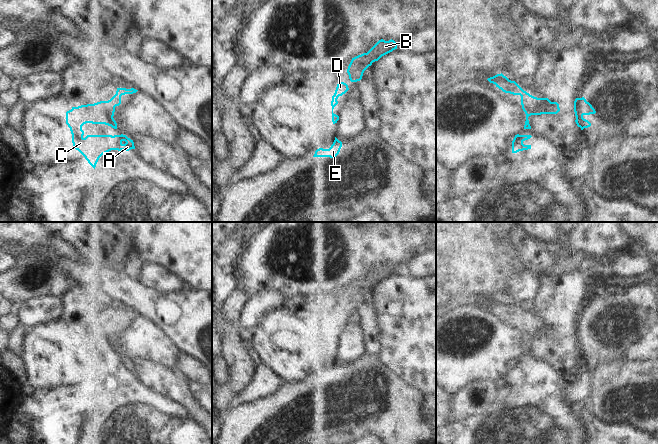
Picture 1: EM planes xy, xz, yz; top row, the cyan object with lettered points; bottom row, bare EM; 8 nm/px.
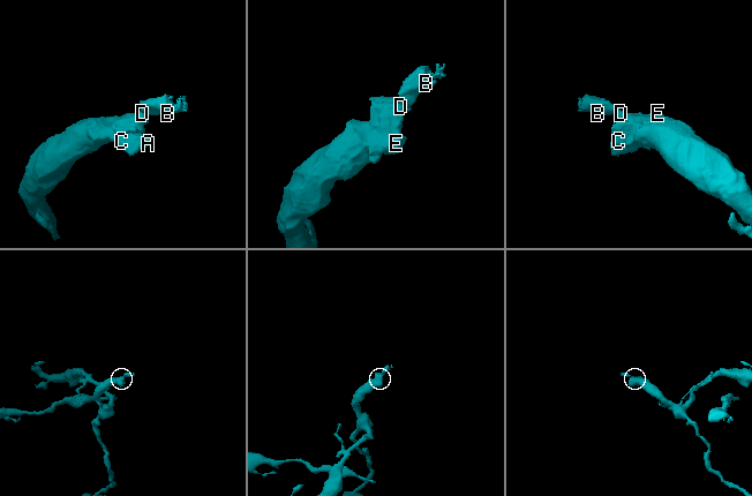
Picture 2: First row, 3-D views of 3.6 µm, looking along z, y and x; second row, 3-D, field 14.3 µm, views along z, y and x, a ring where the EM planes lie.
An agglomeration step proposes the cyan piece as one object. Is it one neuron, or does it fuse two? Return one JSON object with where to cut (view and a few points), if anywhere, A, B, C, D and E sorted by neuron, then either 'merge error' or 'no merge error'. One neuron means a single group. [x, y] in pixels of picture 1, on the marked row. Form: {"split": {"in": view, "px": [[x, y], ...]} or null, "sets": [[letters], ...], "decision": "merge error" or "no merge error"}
{"split": null, "sets": [["A", "B", "C", "D", "E"]], "decision": "no merge error"}

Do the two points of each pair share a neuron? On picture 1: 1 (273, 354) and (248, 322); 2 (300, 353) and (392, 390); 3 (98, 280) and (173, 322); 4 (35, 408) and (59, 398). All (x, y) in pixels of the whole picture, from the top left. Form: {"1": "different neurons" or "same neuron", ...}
{"1": "different neurons", "2": "different neurons", "3": "same neuron", "4": "same neuron"}

